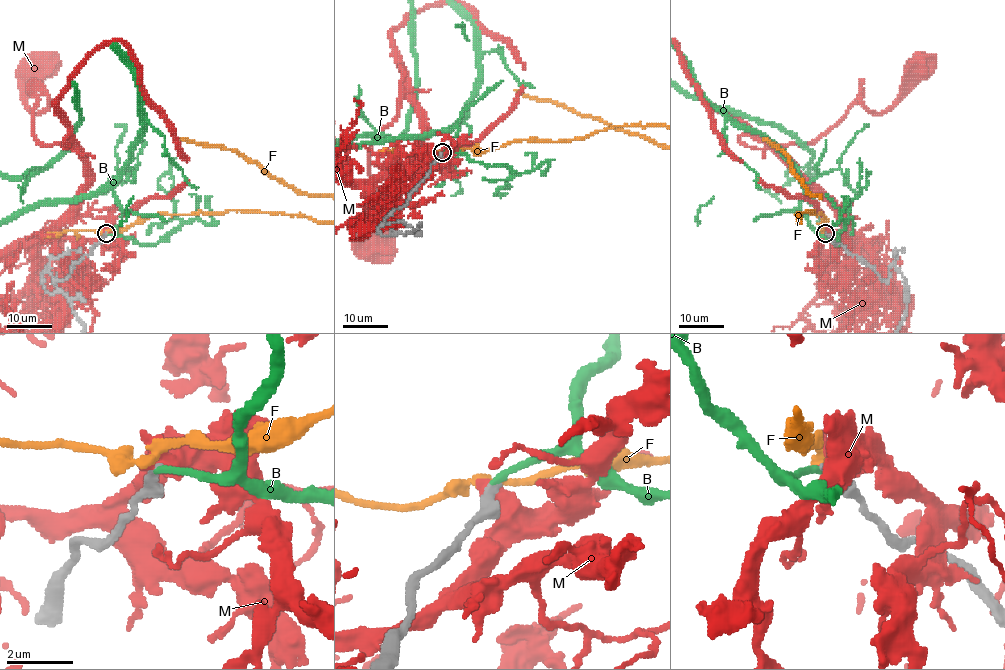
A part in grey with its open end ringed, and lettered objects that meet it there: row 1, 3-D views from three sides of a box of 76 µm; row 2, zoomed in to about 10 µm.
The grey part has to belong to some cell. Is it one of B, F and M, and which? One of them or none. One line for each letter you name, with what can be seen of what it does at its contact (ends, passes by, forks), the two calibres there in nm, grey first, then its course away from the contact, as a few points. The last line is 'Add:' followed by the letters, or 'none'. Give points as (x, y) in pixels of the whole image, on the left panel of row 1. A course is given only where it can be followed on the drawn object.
B: it ends | 280/200 nm
Add: B

